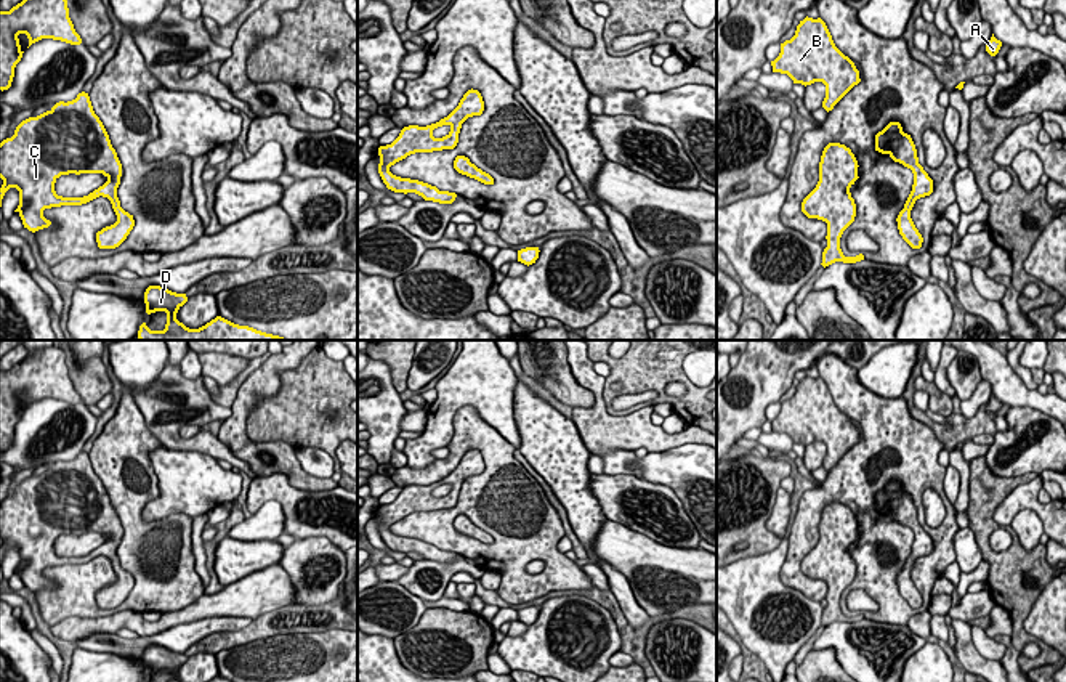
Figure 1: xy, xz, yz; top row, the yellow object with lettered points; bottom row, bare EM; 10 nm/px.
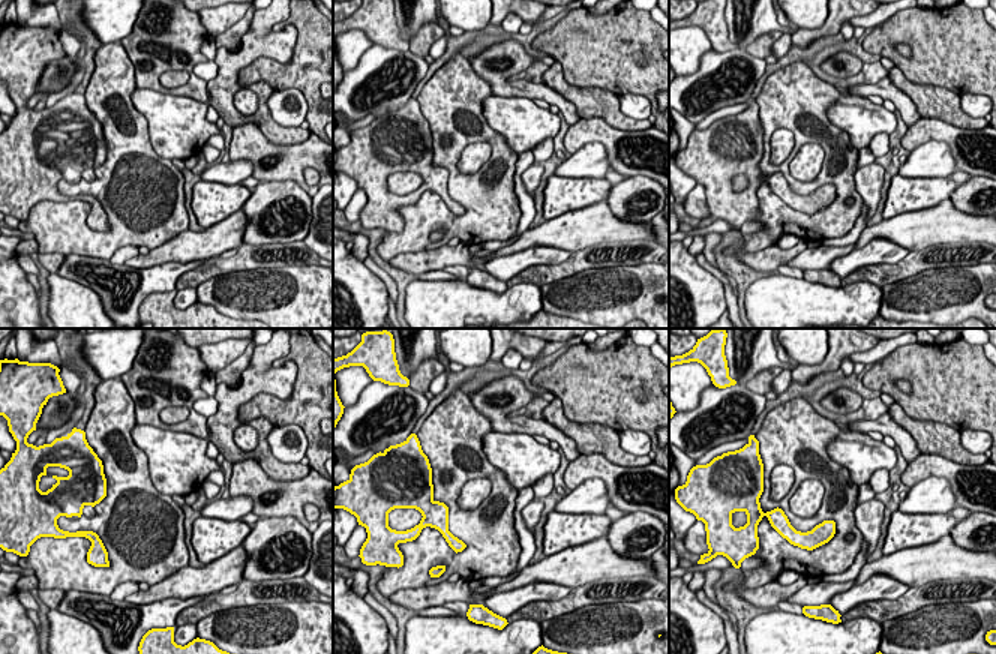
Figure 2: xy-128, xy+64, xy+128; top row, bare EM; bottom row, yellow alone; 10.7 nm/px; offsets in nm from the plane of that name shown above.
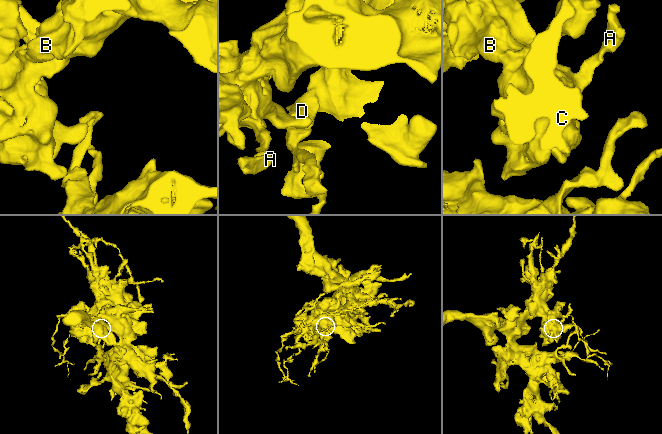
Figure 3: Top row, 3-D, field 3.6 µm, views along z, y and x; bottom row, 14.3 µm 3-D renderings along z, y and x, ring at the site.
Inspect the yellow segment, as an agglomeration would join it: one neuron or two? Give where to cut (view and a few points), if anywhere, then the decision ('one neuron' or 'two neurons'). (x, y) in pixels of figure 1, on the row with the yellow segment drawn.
no cut; one neuron

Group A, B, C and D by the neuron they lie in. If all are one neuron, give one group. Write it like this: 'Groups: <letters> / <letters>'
Groups: A B C D

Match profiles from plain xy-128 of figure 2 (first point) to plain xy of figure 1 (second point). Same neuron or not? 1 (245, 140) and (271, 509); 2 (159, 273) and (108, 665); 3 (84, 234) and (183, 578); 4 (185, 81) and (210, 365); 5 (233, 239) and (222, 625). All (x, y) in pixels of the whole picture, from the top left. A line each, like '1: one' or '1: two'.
1: two
2: two
3: one
4: two
5: two

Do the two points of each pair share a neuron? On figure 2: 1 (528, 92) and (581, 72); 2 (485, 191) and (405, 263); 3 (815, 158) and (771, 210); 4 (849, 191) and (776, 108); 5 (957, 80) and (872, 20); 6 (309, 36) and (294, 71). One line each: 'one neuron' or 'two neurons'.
1: two neurons
2: two neurons
3: two neurons
4: one neuron
5: two neurons
6: one neuron

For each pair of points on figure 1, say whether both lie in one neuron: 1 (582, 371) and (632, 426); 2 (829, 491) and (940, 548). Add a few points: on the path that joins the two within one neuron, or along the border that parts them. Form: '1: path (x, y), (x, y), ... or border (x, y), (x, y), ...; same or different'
1: path (597, 389), (598, 411), (614, 426); same
2: path (864, 487), (900, 474), (916, 490), (920, 512); same

